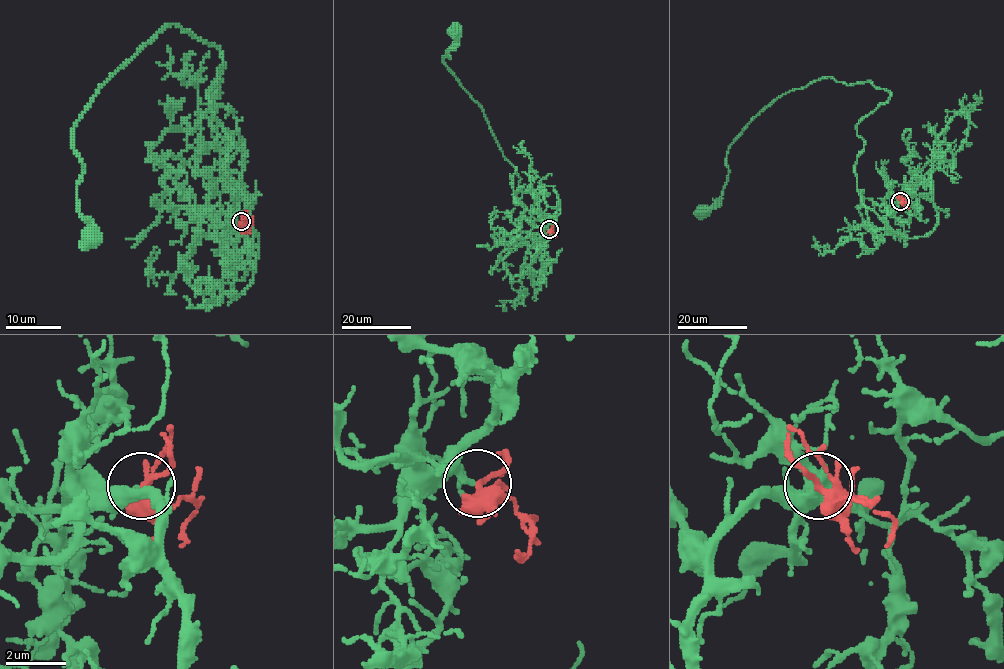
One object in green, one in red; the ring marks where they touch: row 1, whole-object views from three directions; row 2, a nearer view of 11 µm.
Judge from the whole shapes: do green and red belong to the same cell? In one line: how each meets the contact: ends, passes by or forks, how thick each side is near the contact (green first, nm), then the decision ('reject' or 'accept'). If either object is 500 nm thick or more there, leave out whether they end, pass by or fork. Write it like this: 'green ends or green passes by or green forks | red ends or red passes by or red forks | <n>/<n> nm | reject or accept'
green ends | red forks | 240/300 nm | accept

